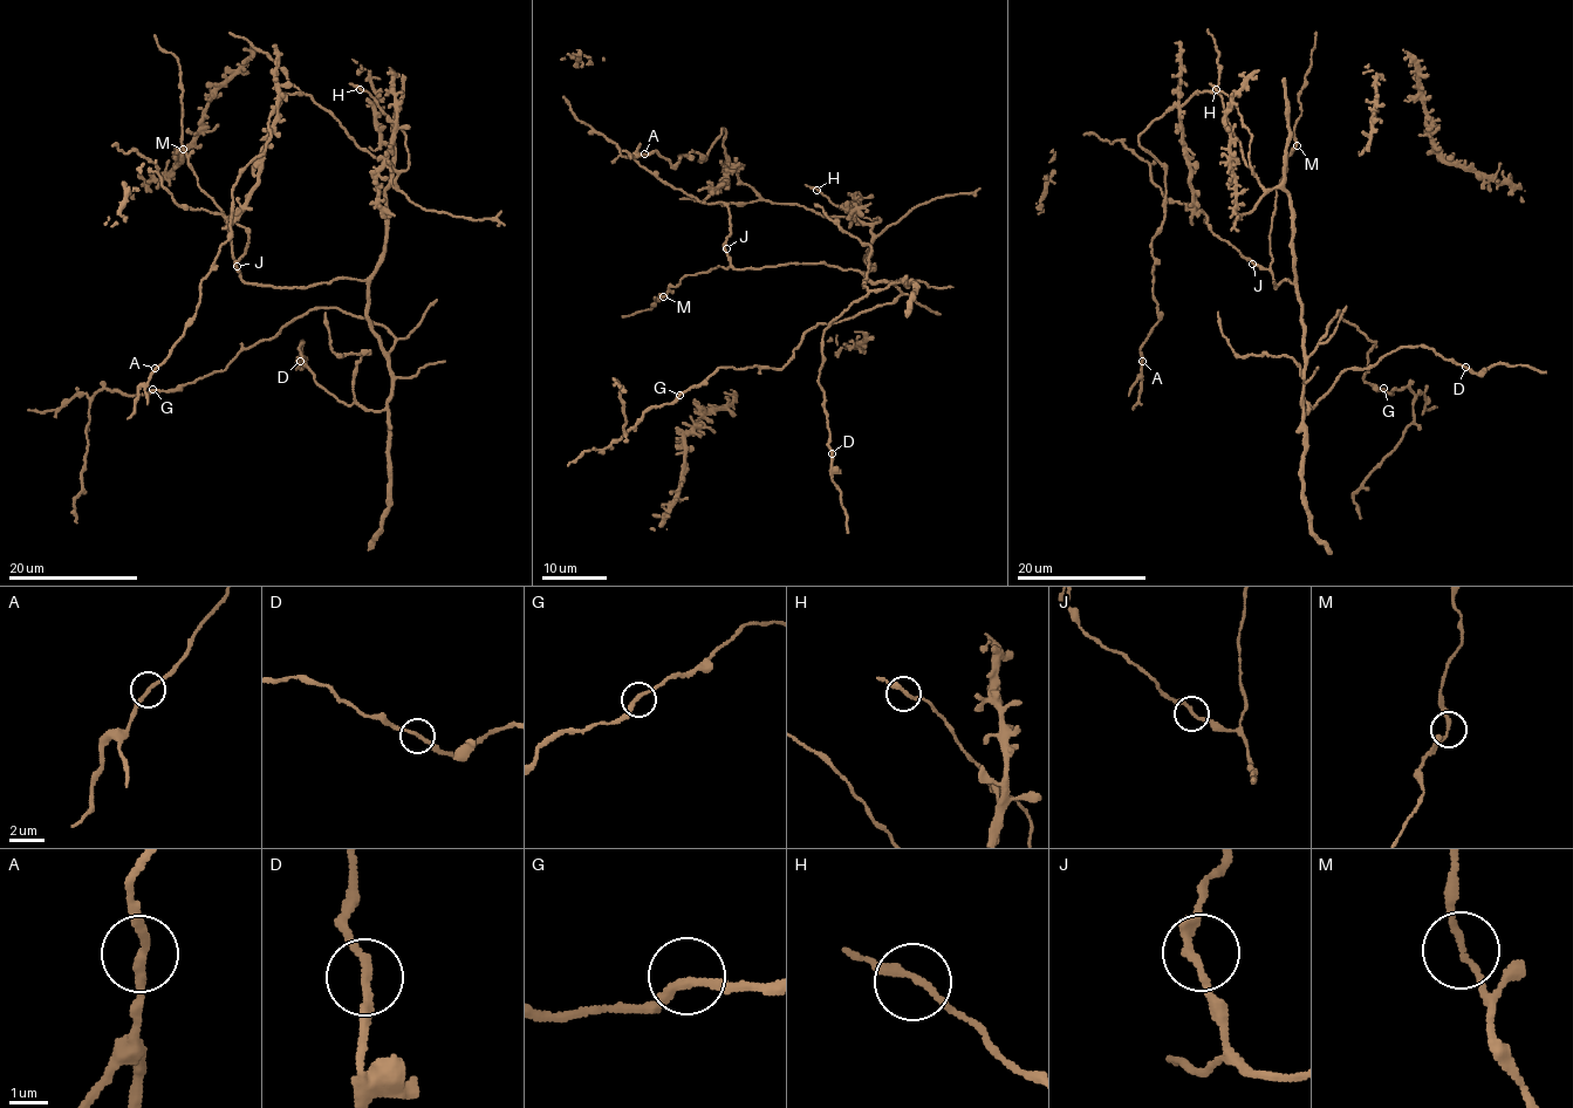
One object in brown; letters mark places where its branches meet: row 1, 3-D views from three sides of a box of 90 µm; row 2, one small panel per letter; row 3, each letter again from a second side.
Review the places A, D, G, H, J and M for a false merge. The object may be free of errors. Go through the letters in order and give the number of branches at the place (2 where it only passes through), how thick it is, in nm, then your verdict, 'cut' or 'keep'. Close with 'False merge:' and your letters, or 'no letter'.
A: 2 branches meet; 200 nm thick; keep
D: 2 branches meet; 200 nm thick; keep
G: 2 branches meet; 220 nm thick; keep
H: 2 branches meet; 200 nm thick; keep
J: 2 branches meet; 200 nm thick; keep
M: 2 branches meet; 160 nm thick; keep
False merge: no letter

